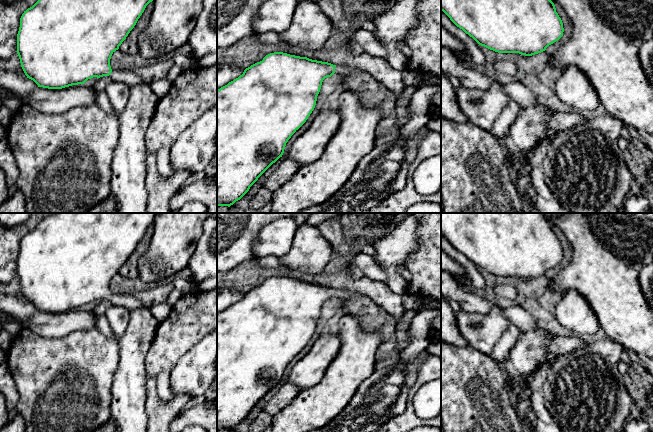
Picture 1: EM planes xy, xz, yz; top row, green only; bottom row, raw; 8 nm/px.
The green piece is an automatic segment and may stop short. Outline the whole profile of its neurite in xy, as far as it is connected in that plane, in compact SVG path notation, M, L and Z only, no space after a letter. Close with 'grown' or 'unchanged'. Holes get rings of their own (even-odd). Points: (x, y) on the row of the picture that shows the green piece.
M38 0L32 7L28 8L20 18L20 27L17 34L17 54L20 59L21 67L27 78L33 80L38 87L48 89L62 89L72 85L84 84L88 79L93 77L109 76L112 81L123 82L132 87L141 83L148 83L158 99L163 98L171 88L172 82L165 78L160 80L143 80L139 75L124 70L112 70L110 66L110 59L112 54L119 49L119 46L126 39L130 31L136 25L138 19L144 12L146 6L153 0Z; grown

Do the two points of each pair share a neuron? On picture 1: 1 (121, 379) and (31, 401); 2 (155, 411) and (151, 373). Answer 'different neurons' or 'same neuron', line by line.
1: different neurons
2: same neuron

